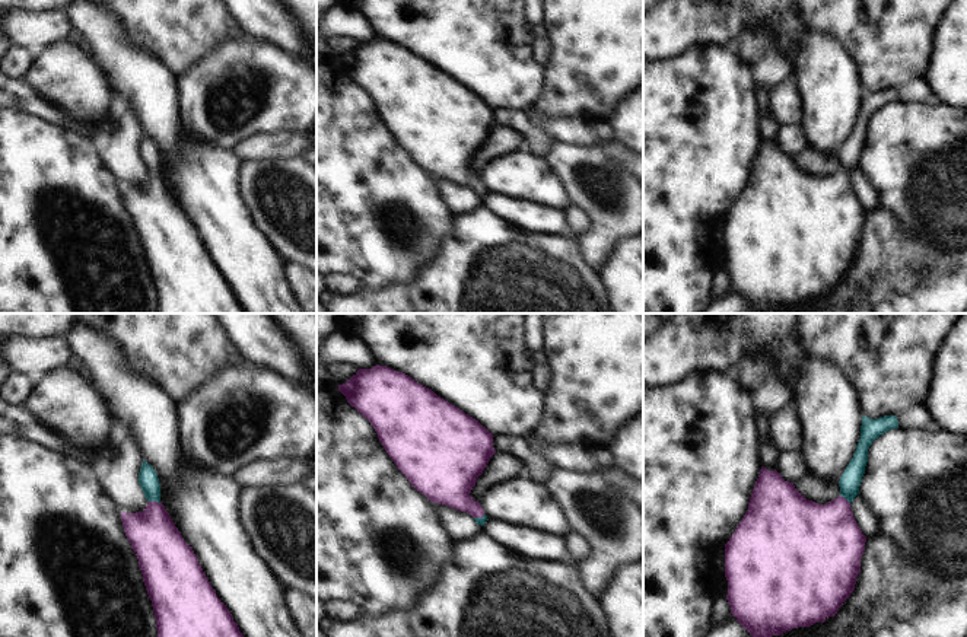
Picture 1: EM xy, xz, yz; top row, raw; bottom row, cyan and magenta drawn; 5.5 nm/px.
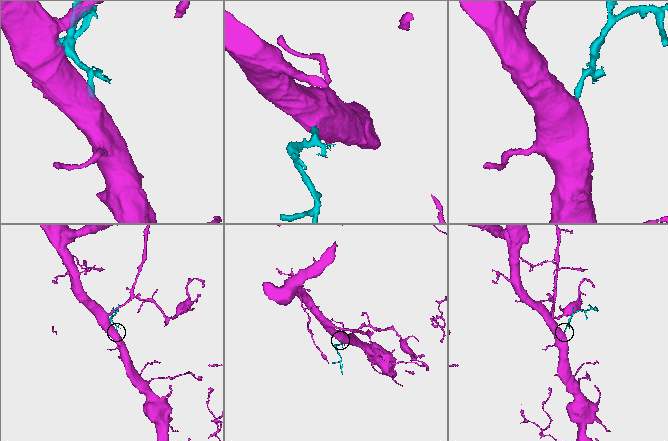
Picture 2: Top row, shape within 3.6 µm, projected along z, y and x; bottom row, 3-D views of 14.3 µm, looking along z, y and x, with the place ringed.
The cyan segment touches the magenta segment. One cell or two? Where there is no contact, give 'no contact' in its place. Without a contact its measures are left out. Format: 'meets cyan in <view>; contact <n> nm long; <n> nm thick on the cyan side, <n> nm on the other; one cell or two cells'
meets cyan in xy; contact 70 nm long; 110 nm thick on the cyan side, 280 nm on the other; one cell

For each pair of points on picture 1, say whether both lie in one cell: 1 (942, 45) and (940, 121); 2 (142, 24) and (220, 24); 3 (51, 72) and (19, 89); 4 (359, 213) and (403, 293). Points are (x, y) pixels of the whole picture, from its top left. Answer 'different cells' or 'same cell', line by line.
1: different cells
2: same cell
3: different cells
4: different cells

